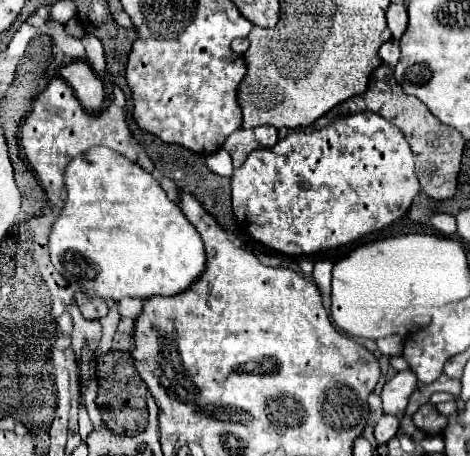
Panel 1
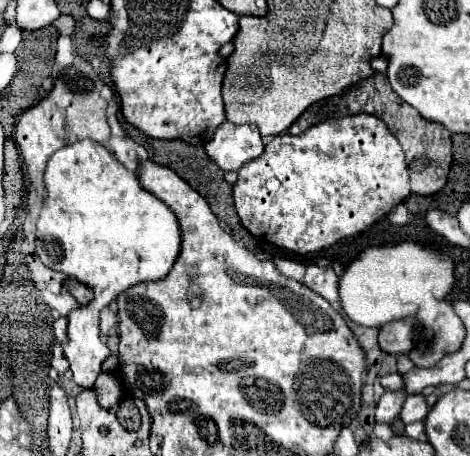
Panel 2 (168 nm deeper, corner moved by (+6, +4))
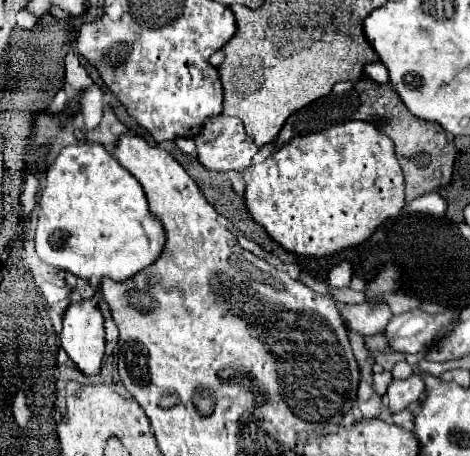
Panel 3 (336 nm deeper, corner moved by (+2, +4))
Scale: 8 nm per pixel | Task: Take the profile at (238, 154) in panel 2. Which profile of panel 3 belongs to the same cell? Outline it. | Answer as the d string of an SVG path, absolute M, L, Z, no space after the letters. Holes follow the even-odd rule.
M212 118L204 124L200 136L194 138L198 160L216 172L244 170L252 164L252 158L258 154L258 146L252 142L252 136L246 134L240 118Z

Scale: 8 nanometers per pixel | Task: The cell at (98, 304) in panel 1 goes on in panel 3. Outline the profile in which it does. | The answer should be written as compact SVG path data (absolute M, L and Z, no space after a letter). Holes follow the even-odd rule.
M66 272L64 278L66 278L66 284L70 286L70 290L72 290L76 296L80 296L80 298L92 298L92 296L94 296L94 290L92 290L92 286L88 284L88 280L78 278L78 276L70 274L70 272Z

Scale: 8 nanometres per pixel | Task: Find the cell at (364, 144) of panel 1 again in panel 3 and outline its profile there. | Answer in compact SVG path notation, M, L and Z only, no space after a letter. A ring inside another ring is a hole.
M350 120L320 132L296 136L268 160L252 166L244 200L250 216L288 252L300 256L330 256L348 246L362 244L388 218L404 206L404 174L394 154L394 142L372 122Z

